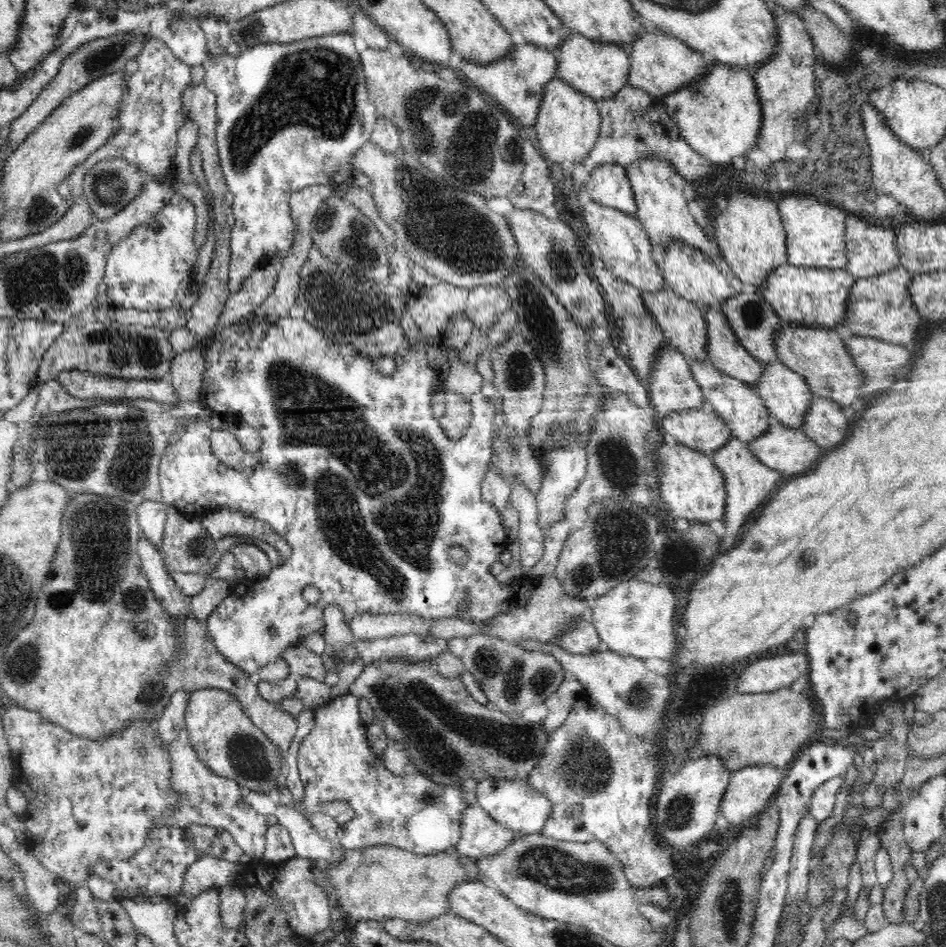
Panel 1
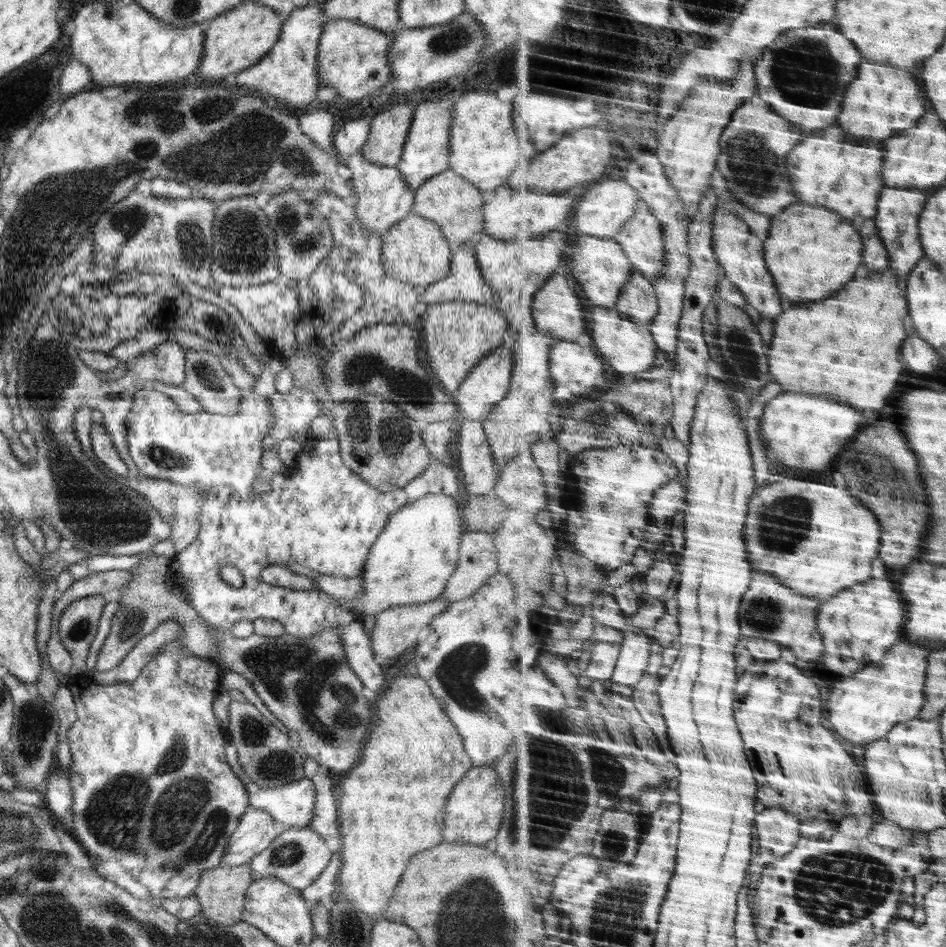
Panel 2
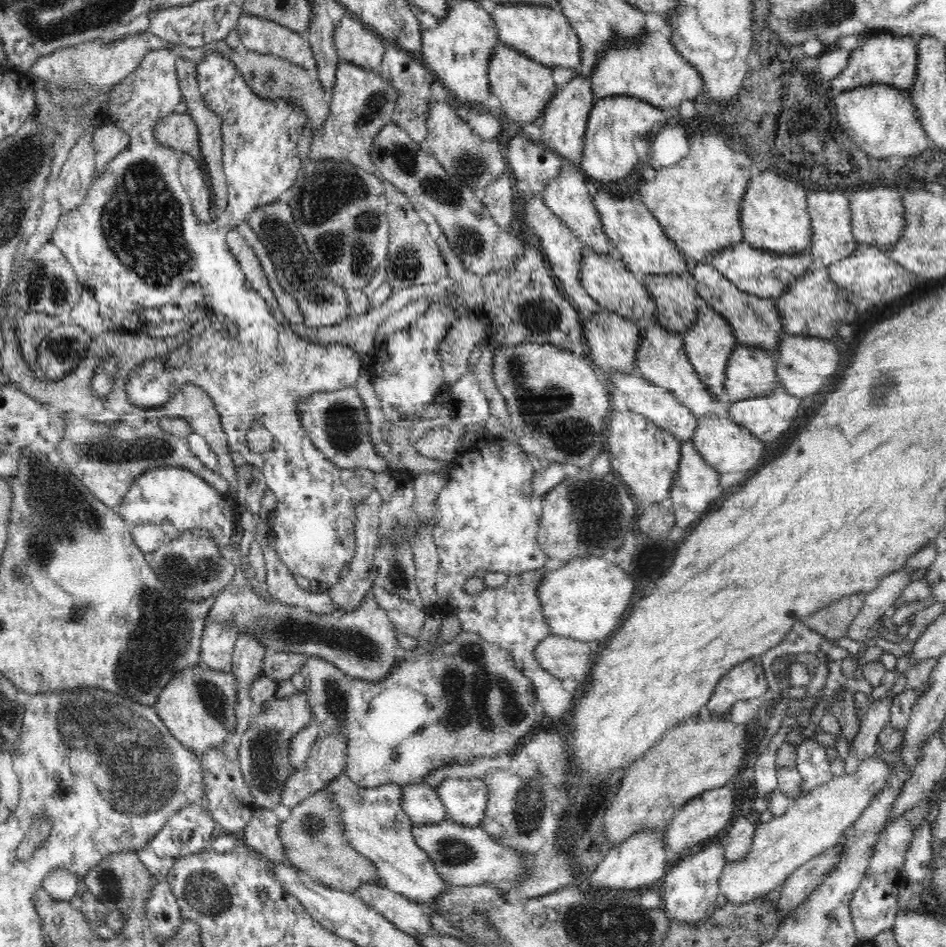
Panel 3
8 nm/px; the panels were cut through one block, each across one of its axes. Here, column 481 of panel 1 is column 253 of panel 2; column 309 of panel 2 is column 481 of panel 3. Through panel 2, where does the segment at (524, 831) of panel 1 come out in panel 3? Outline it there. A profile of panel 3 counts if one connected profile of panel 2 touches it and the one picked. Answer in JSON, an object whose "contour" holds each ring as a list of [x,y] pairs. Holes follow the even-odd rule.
{"contour":[[[446,778],[437,788],[447,818],[461,825],[478,826],[488,808],[488,786],[480,778]]]}

